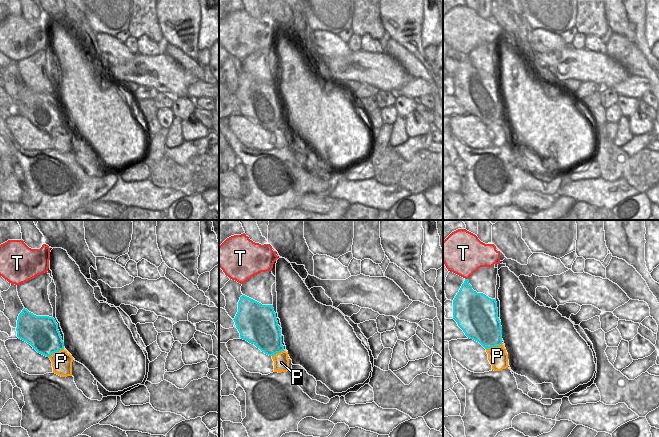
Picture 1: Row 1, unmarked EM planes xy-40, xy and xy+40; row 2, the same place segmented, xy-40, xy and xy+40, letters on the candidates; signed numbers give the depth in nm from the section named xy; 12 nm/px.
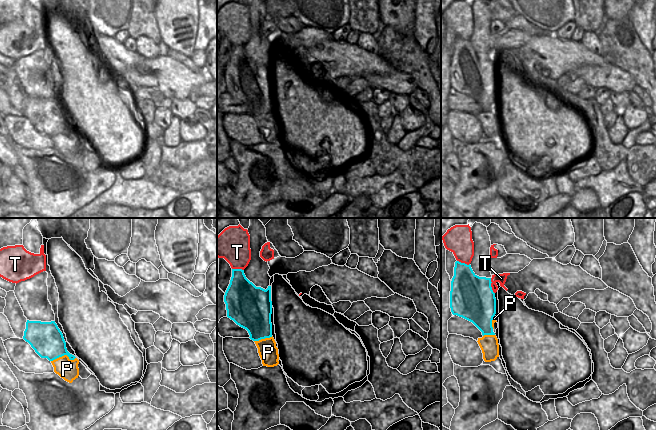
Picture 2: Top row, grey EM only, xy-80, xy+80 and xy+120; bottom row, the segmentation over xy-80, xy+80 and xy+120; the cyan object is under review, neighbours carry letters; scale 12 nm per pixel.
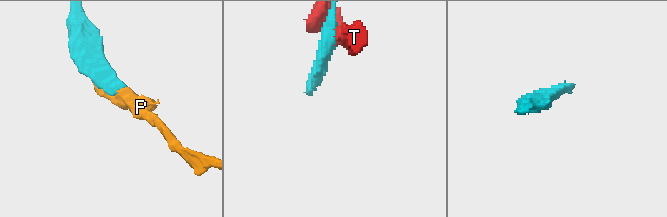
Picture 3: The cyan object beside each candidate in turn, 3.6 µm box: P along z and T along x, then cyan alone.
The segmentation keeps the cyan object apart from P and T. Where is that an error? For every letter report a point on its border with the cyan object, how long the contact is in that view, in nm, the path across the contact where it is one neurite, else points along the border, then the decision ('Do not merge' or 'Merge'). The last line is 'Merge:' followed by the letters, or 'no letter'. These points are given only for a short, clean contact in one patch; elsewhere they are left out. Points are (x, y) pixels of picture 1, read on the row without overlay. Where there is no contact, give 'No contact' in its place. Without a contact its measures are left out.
P: Touches cyan at xy+40 (494, 122). Shared border 220 nm. Merge
T: Touches cyan at xy+40 (467, 55). Shared border 50 nm. Do not merge
Merge: P

